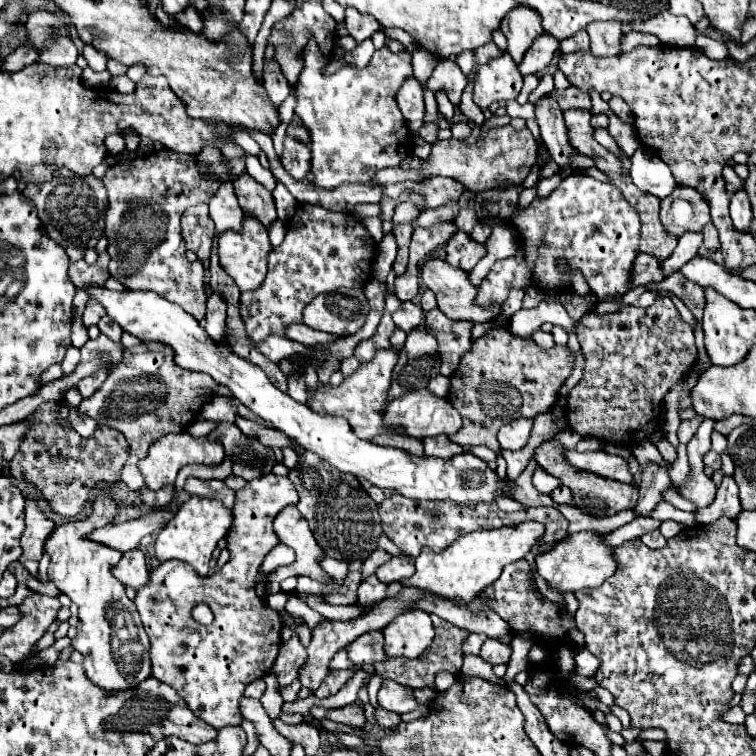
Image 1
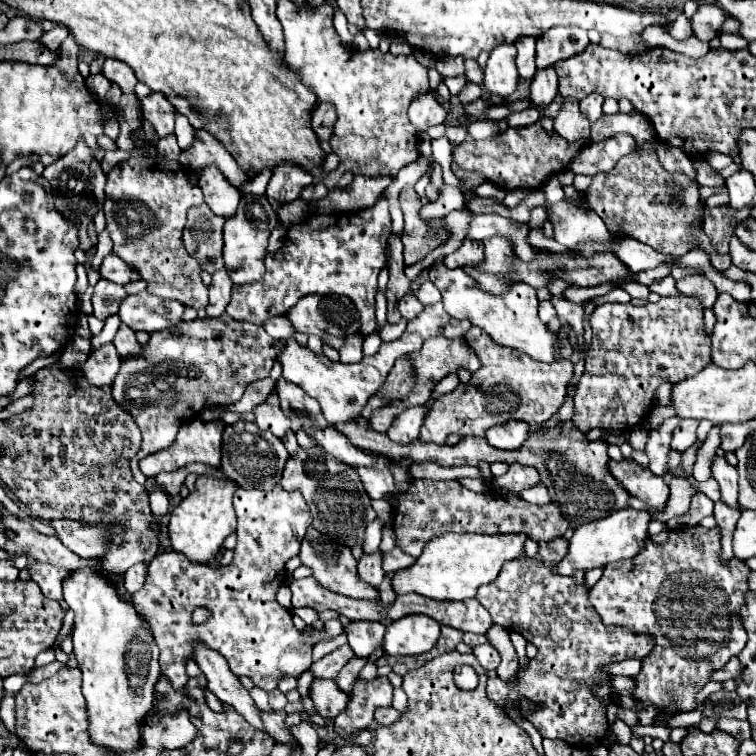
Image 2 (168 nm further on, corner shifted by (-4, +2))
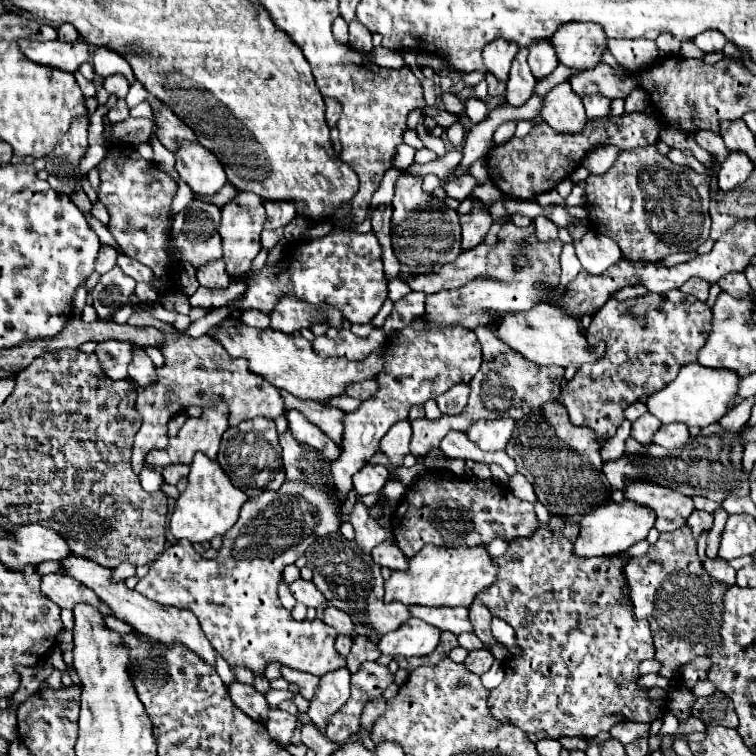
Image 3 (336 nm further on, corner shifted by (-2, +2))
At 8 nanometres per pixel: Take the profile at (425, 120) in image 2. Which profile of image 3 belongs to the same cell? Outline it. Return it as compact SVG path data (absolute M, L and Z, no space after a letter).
M426 107L426 115L432 117L442 129L448 129L450 125L454 125L454 123L458 121L456 115L452 115L452 113L444 111L444 109L432 109L432 107Z

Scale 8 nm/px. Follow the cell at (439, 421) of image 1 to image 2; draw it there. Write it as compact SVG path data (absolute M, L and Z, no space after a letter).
M416 405L416 407L404 409L398 415L398 419L392 421L386 435L396 443L410 443L410 441L418 439L420 427L422 427L428 413L430 413L430 409L426 405Z

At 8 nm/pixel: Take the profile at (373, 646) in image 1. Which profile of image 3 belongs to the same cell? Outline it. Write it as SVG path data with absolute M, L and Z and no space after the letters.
M328 605L324 609L324 615L322 615L322 621L330 627L334 627L338 633L352 633L354 635L354 623L352 619L348 619L348 613L340 611L340 609L334 609L332 605Z

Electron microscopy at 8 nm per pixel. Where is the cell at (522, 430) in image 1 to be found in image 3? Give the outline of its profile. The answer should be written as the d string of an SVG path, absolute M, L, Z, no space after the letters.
M480 419L468 427L466 435L474 441L482 451L500 451L506 447L514 431L514 419Z

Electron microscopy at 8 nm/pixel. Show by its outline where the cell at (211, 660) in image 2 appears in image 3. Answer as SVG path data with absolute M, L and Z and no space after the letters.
M70 557L70 559L62 559L64 563L64 571L66 575L78 579L80 583L84 583L88 589L92 589L104 603L108 603L108 607L114 611L114 615L122 621L128 621L138 633L148 635L152 639L160 639L162 643L172 643L172 641L180 641L184 643L190 651L194 651L196 655L200 655L206 663L216 663L216 649L208 643L196 615L192 615L192 611L186 609L176 609L176 607L166 607L166 605L158 605L150 599L146 599L144 595L140 595L138 591L130 591L126 589L124 583L112 583L108 579L108 569L100 567L98 563L92 563L90 559L84 557Z

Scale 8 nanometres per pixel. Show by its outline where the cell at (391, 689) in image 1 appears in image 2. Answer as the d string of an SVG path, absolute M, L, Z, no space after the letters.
M376 677L370 683L356 681L346 711L334 719L334 731L340 737L350 737L354 731L366 729L372 723L376 707L386 705L392 705L392 683L388 677Z

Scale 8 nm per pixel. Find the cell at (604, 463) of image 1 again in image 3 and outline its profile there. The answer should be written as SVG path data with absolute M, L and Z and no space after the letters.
M646 481L626 483L624 497L652 507L658 515L656 529L660 533L676 531L678 527L686 525L686 519L696 509L694 501L690 497L686 497L674 489L656 487L654 483L646 483Z

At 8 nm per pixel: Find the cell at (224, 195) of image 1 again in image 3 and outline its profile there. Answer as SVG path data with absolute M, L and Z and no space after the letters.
M180 141L176 143L176 171L180 179L200 195L214 195L220 187L226 185L224 169L220 161L200 143Z

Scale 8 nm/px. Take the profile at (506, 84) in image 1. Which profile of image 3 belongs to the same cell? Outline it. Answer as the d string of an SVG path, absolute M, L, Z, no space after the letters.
M496 39L484 47L484 65L490 73L496 75L498 81L506 81L510 73L510 65L518 53L518 45L508 39Z

